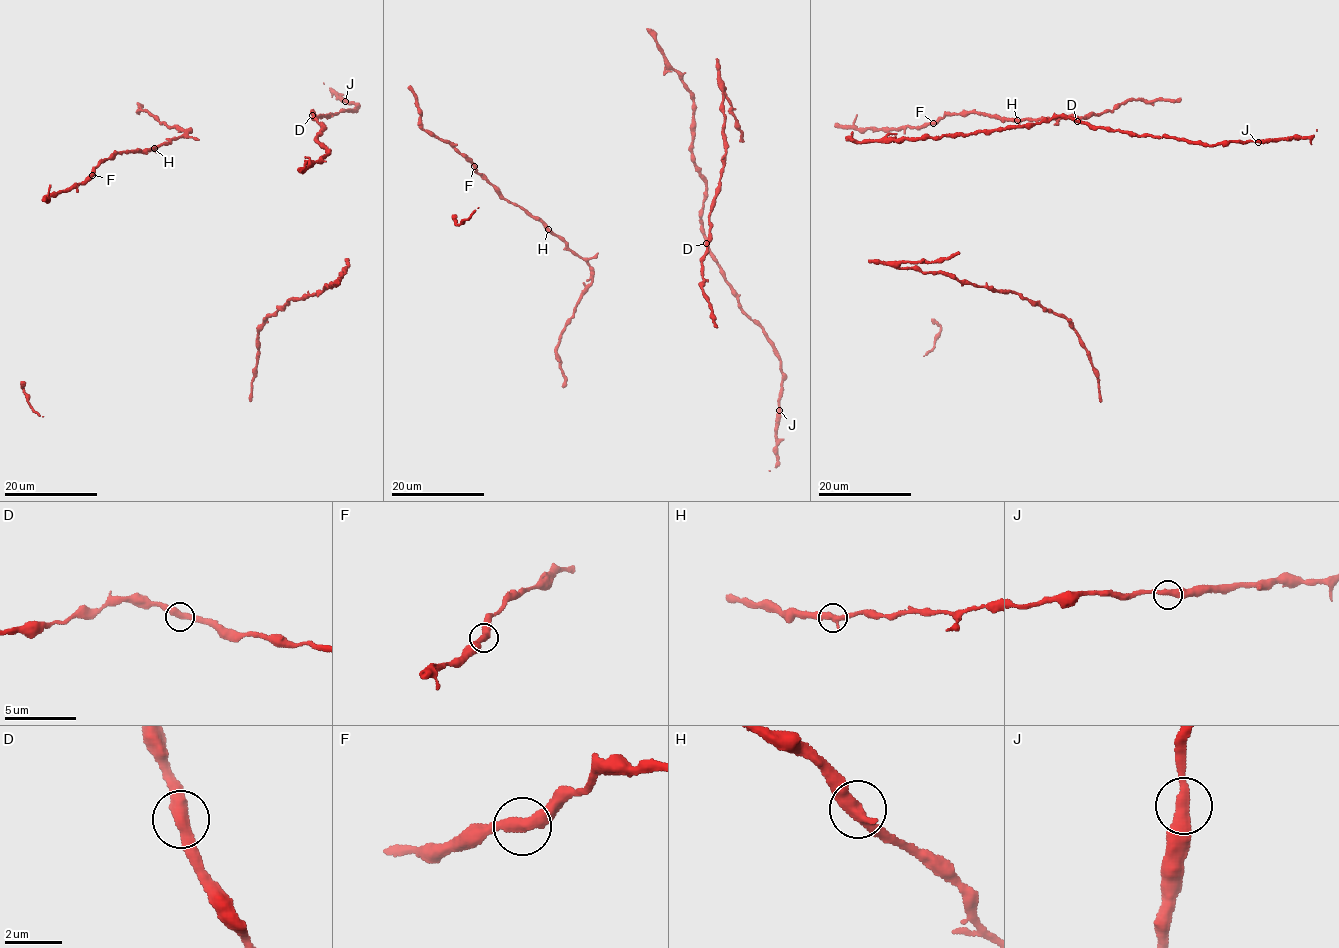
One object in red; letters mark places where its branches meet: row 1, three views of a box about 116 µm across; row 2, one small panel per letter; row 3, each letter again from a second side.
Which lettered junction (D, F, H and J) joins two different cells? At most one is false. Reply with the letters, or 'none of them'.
none of them

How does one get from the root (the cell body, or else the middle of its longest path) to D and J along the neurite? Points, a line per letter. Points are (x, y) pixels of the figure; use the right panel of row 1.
D: (1053, 118), (1067, 117), (1077, 121)
J: (1053, 118), (1067, 117), (1138, 136), (1176, 137), (1208, 145), (1258, 142)

